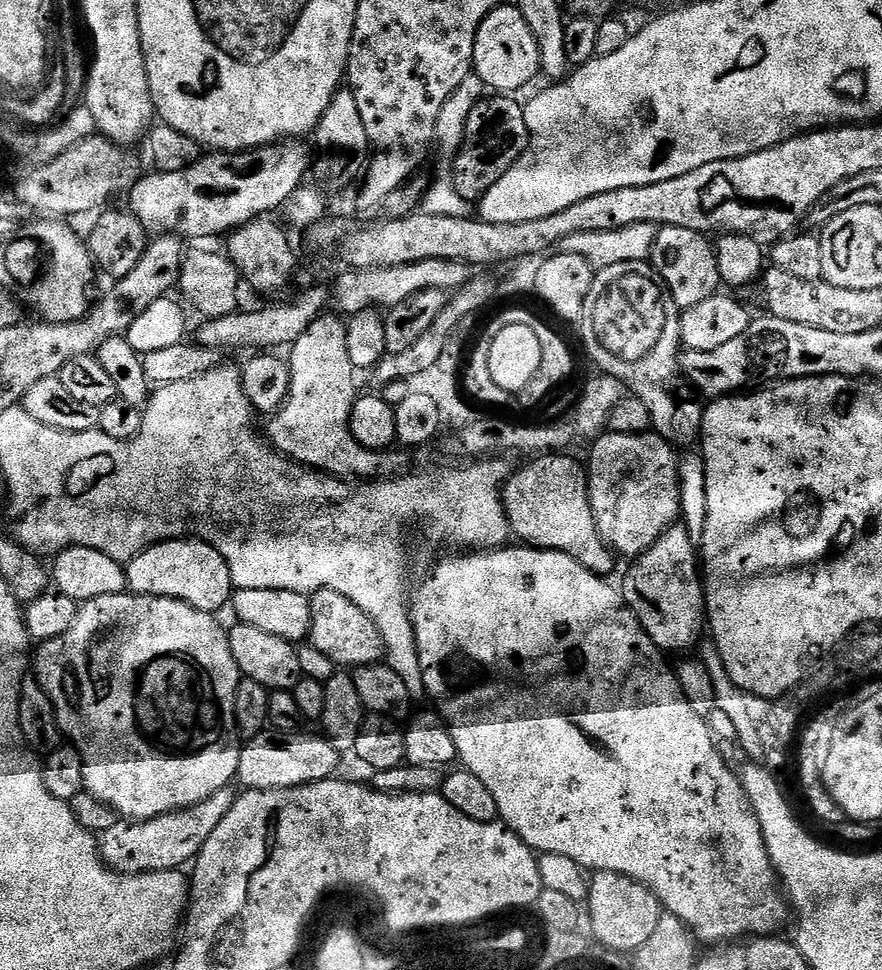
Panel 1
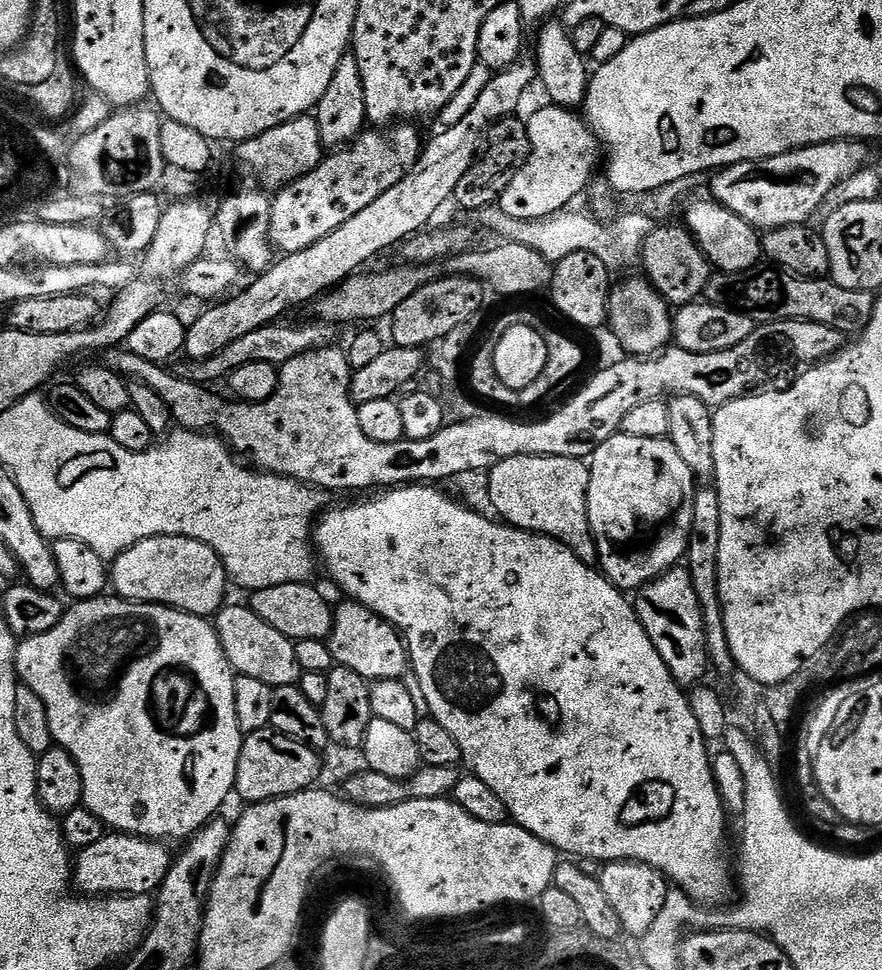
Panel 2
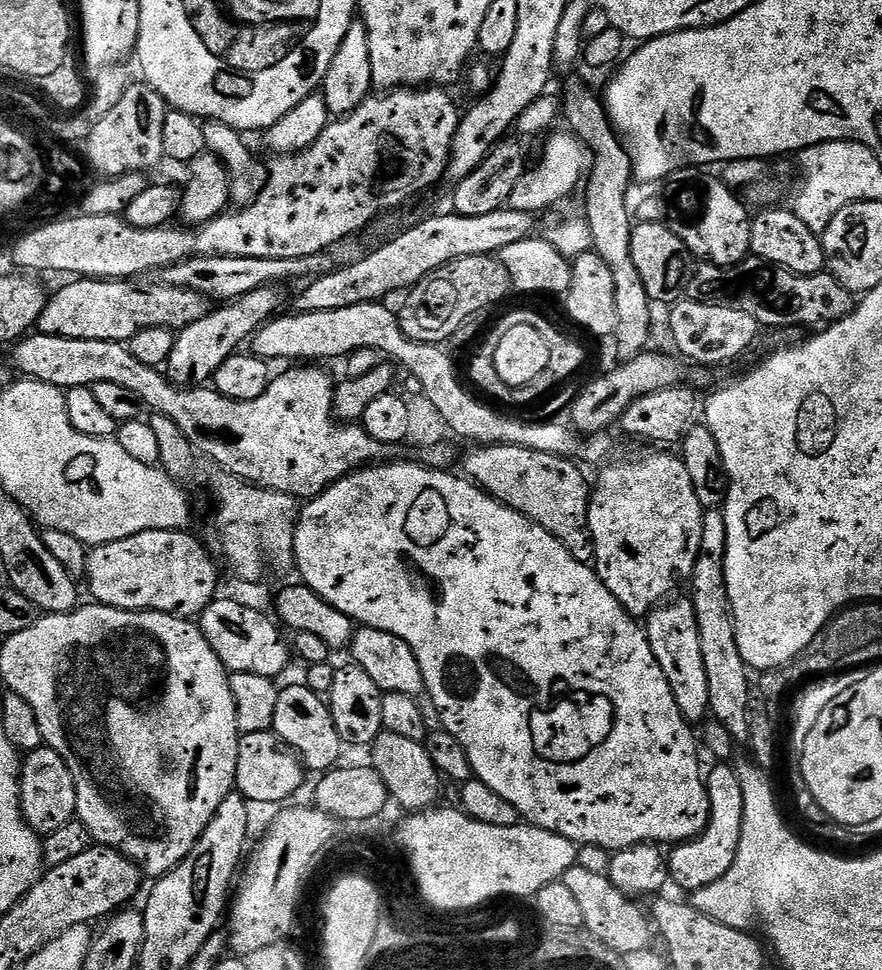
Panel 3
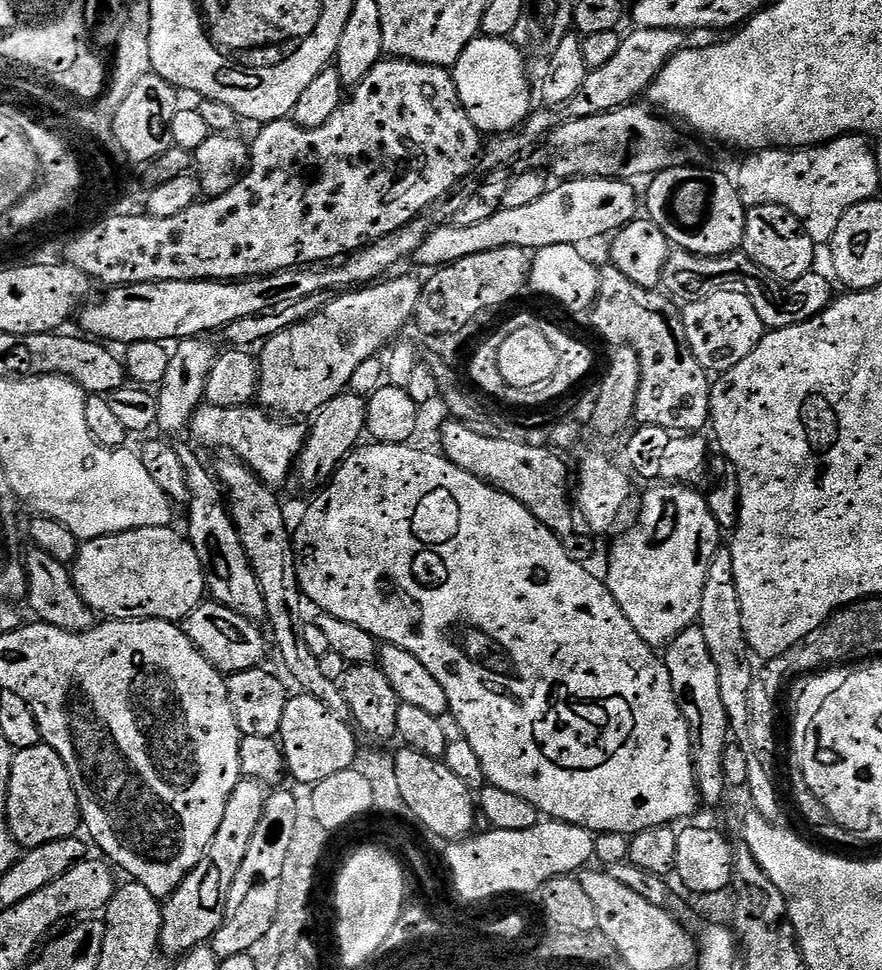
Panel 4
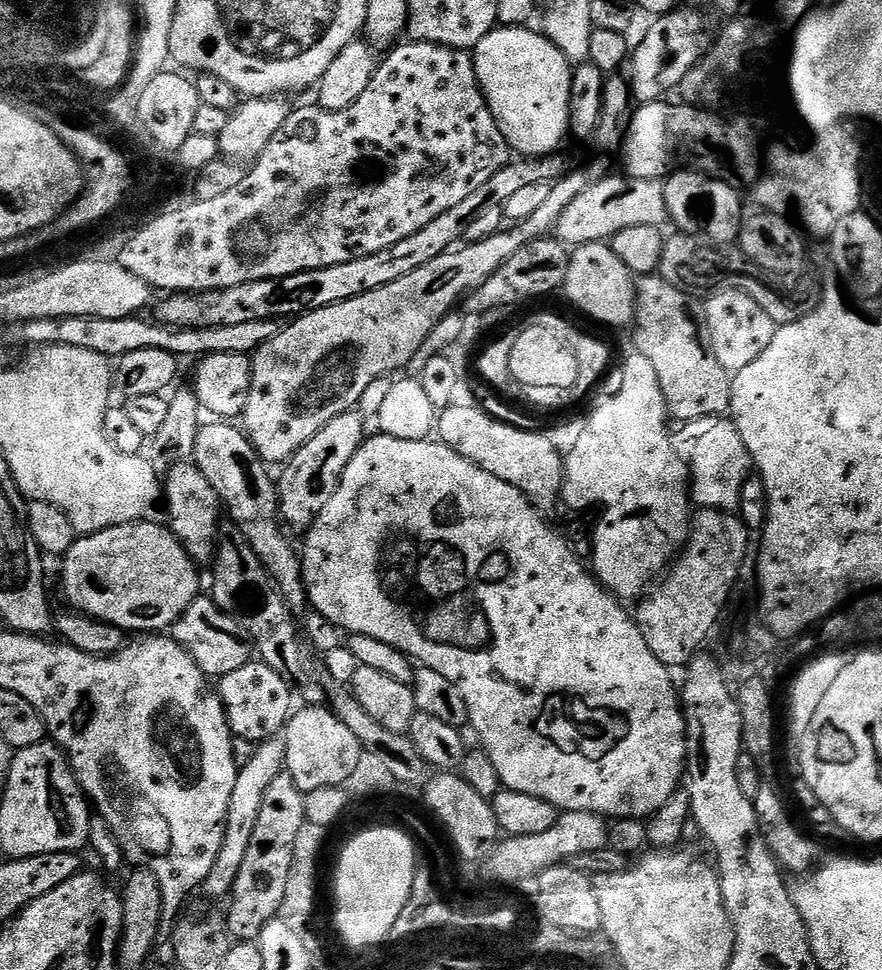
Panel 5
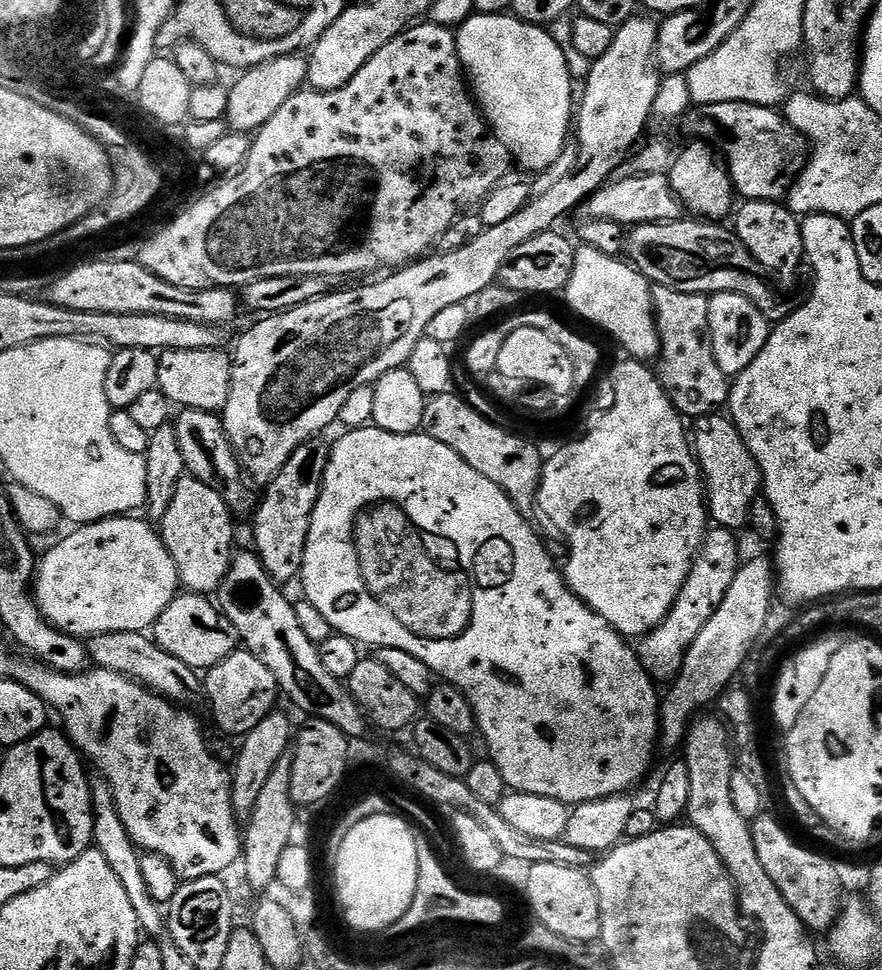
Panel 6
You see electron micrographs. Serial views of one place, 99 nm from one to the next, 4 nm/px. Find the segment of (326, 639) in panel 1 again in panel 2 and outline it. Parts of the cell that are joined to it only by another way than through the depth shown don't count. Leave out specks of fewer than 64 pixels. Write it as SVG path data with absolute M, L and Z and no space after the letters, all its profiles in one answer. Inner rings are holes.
M345 599L344 604L336 604L332 617L332 633L326 641L333 661L341 668L354 670L363 680L369 682L373 680L398 680L409 671L410 661L408 658L408 646L404 643L403 636L400 635L396 625L388 620L382 619L378 614L374 614L366 606L356 603L354 600Z

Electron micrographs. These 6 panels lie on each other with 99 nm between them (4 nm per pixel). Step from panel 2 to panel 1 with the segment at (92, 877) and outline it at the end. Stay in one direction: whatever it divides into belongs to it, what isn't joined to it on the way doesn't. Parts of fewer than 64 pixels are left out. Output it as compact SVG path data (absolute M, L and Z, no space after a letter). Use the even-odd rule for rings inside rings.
M232 786L223 788L193 808L183 808L180 812L158 818L131 822L117 819L111 830L103 832L98 840L105 861L116 872L124 872L128 876L143 872L175 872L183 869L183 864L191 865L200 855L202 846L206 846L206 838L214 834L218 822L230 814L230 806L234 806L238 795L237 789L234 789Z

